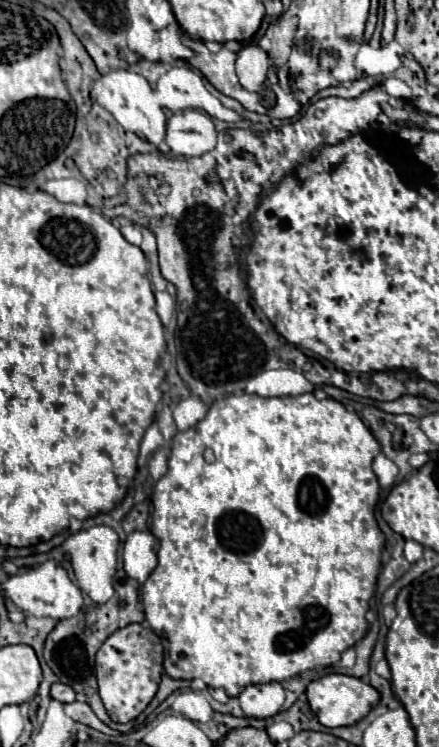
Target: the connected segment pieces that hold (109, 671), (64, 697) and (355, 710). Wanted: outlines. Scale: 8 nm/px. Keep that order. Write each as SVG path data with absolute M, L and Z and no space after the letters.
M129 624L115 630L99 648L95 658L95 674L99 696L113 722L131 722L153 700L163 670L165 646L163 640L145 624Z
M55 682L53 686L51 686L51 698L55 698L55 700L59 700L59 702L73 702L75 700L75 690L71 688L71 686L67 686L67 684L61 684L61 682Z
M327 674L319 680L313 680L307 686L307 700L311 710L315 712L317 720L327 726L327 728L337 728L337 726L351 726L355 722L359 722L361 718L367 716L367 712L379 702L379 692L353 676L345 676L345 674Z

